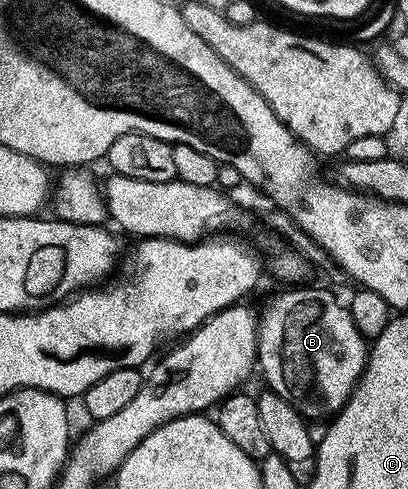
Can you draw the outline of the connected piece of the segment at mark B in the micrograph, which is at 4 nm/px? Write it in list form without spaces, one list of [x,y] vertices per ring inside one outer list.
[[[293,286],[282,296],[277,296],[265,309],[260,309],[259,323],[257,326],[257,364],[259,372],[265,375],[268,391],[282,396],[289,404],[298,409],[301,415],[310,421],[332,418],[340,412],[344,404],[349,401],[349,395],[355,390],[355,386],[360,382],[362,374],[365,372],[365,361],[367,359],[367,340],[359,334],[355,322],[351,318],[348,307],[344,303],[337,301],[337,296],[333,292],[328,292],[325,288],[307,288],[308,286]]]

